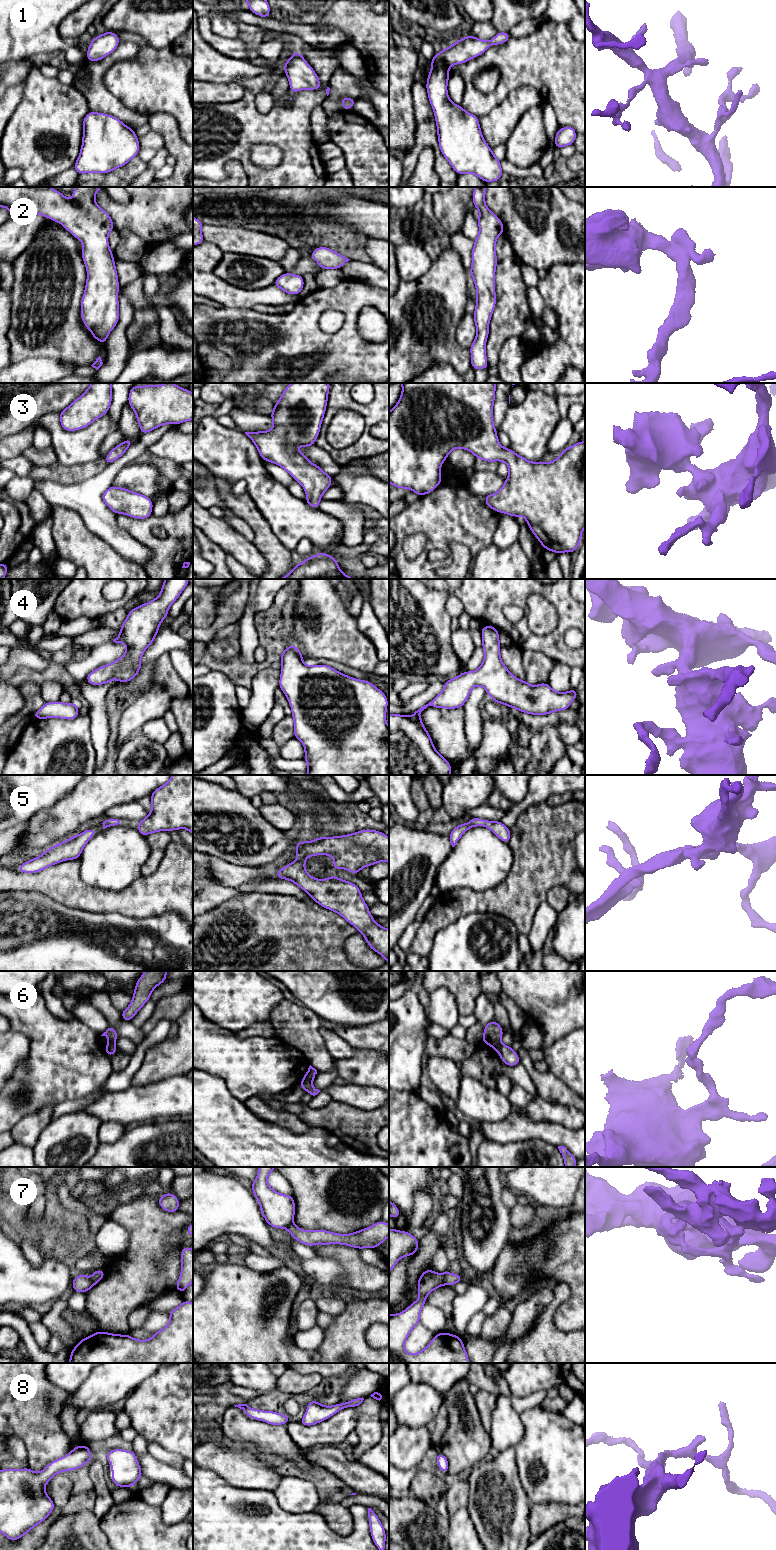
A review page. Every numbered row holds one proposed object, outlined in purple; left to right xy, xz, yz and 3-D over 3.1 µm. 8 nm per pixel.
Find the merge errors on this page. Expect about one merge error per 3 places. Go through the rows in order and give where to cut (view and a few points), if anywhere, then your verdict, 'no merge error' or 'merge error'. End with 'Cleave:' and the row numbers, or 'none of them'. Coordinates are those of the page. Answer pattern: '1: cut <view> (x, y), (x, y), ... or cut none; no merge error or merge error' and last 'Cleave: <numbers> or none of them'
1: cut none; no merge error
2: cut none; no merge error
3: cut none; no merge error
4: cut none; no merge error
5: cut none; no merge error
6: cut xz (302, 1080), (310, 1082); merge error
7: cut yz (442, 1274), (446, 1283); merge error
8: cut none; no merge error
Cleave: 6, 7

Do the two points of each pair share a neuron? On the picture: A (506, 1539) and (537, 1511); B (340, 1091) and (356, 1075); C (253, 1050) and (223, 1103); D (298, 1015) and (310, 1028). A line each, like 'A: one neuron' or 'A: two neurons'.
A: two neurons
B: two neurons
C: two neurons
D: one neuron

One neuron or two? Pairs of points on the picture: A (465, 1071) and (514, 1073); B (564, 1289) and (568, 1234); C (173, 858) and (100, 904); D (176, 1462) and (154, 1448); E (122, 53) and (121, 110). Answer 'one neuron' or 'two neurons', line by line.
A: one neuron
B: two neurons
C: one neuron
D: one neuron
E: one neuron

